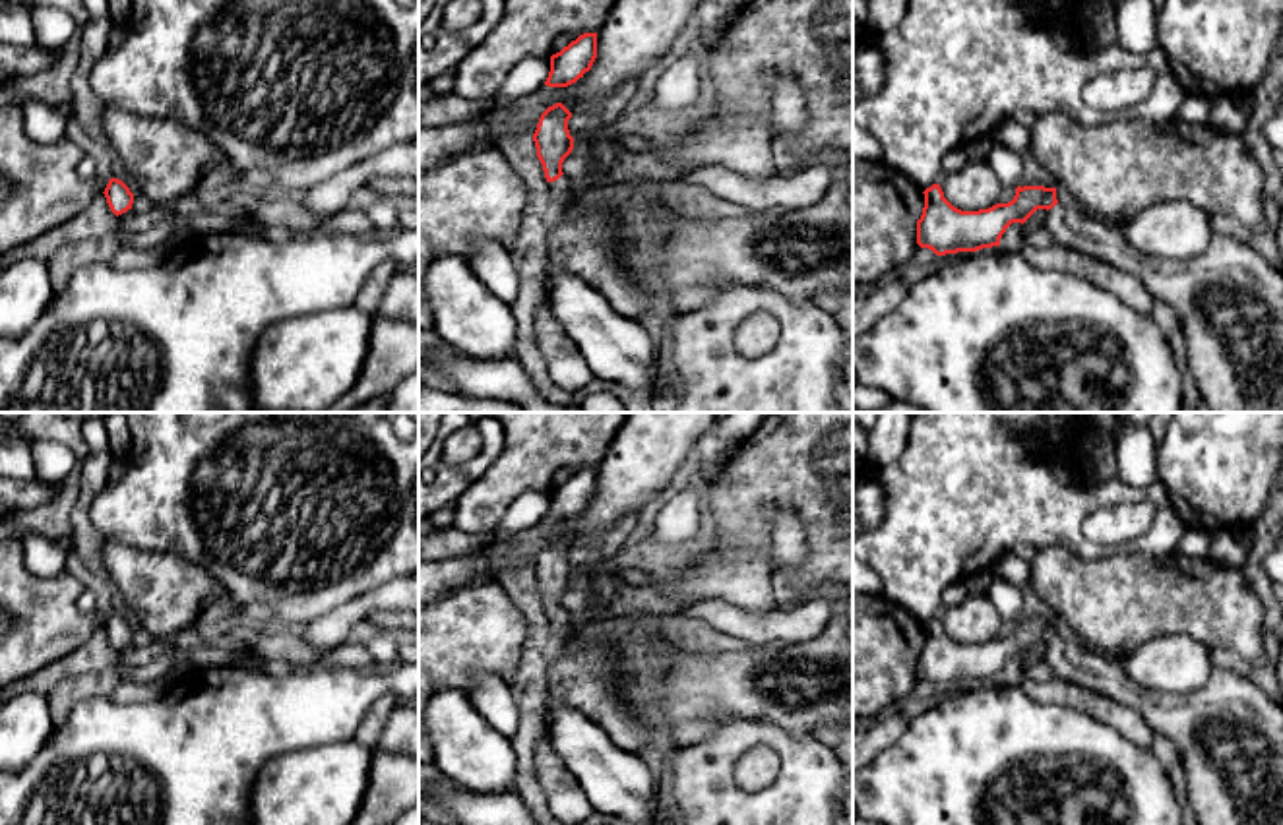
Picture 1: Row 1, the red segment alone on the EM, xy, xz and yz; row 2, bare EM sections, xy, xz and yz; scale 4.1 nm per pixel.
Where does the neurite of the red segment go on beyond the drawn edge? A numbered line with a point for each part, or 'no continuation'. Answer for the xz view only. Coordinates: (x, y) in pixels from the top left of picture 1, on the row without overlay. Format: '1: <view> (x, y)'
1: xz (564, 624)

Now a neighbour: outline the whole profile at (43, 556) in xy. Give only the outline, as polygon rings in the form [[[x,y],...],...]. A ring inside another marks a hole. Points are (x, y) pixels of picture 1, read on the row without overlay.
[[[27,533],[19,538],[23,548],[23,565],[37,577],[58,577],[66,571],[66,550],[39,533]]]

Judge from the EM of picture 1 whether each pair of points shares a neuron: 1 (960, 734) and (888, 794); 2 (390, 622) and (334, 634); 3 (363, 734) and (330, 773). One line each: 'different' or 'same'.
1: same
2: different
3: different

